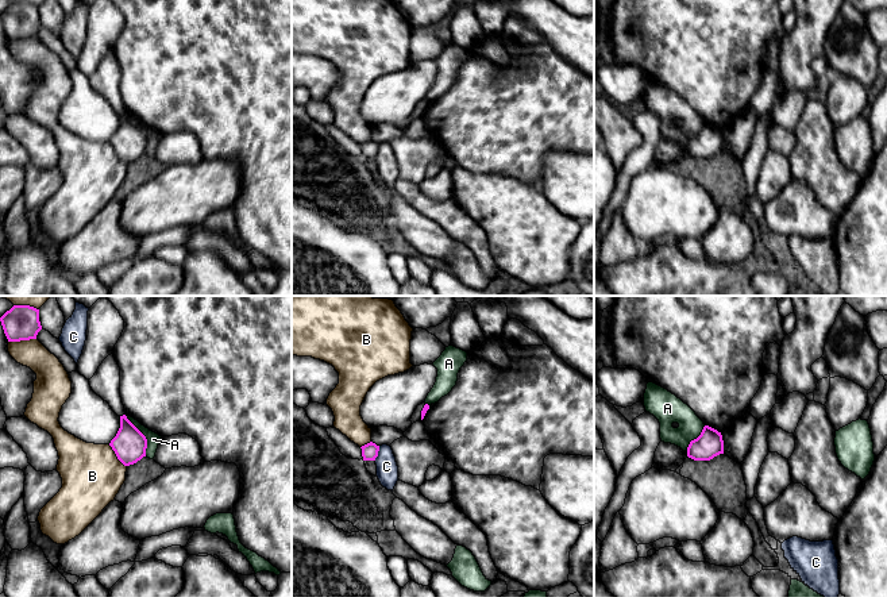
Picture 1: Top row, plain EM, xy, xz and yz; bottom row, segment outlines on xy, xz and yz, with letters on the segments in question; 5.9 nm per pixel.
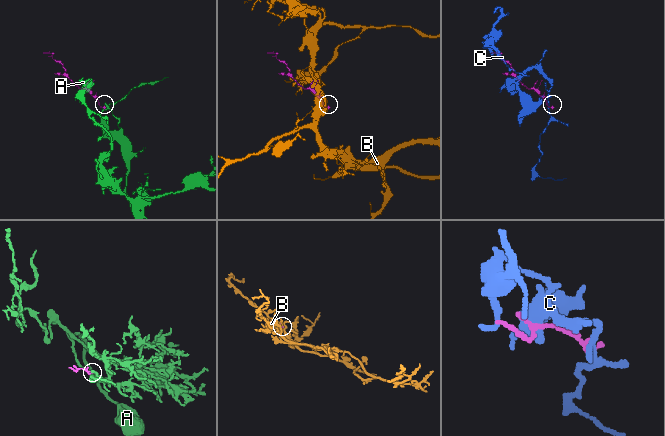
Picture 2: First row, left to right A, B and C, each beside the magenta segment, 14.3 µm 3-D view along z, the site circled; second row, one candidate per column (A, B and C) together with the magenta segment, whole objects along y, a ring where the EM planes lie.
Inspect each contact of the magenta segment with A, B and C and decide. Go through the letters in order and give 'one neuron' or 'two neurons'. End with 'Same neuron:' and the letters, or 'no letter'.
A: two neurons
B: two neurons
C: two neurons
Same neuron: no letter

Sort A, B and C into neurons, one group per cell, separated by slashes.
A / B / C

